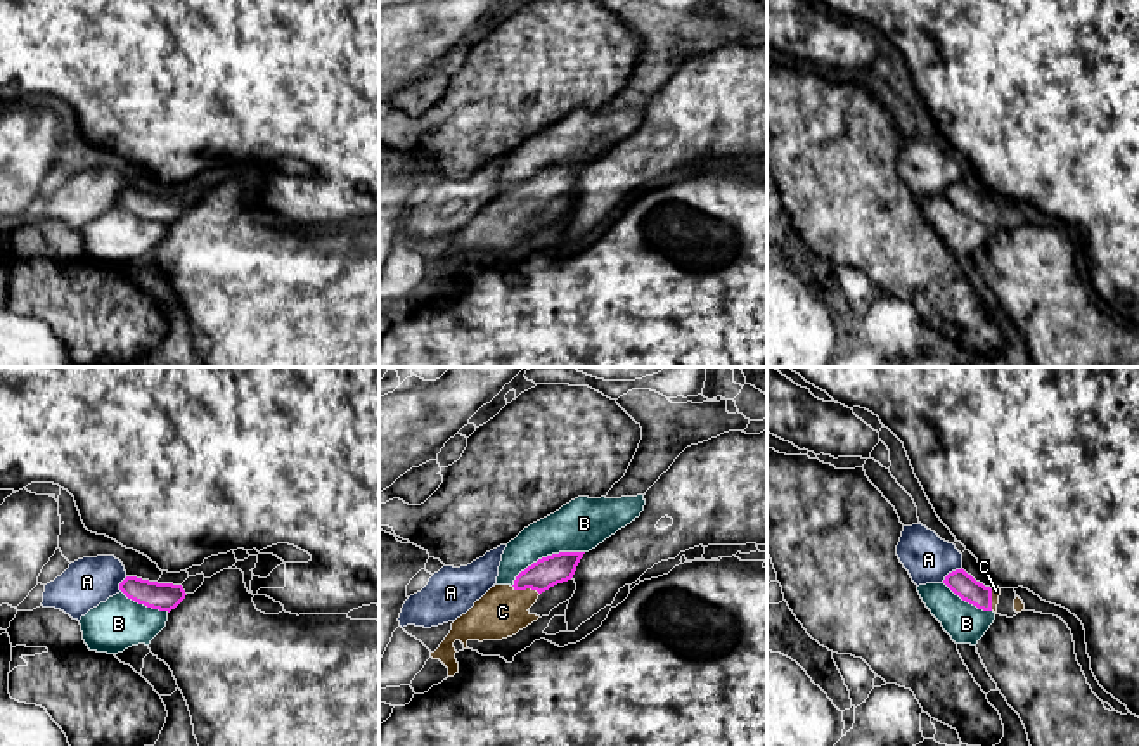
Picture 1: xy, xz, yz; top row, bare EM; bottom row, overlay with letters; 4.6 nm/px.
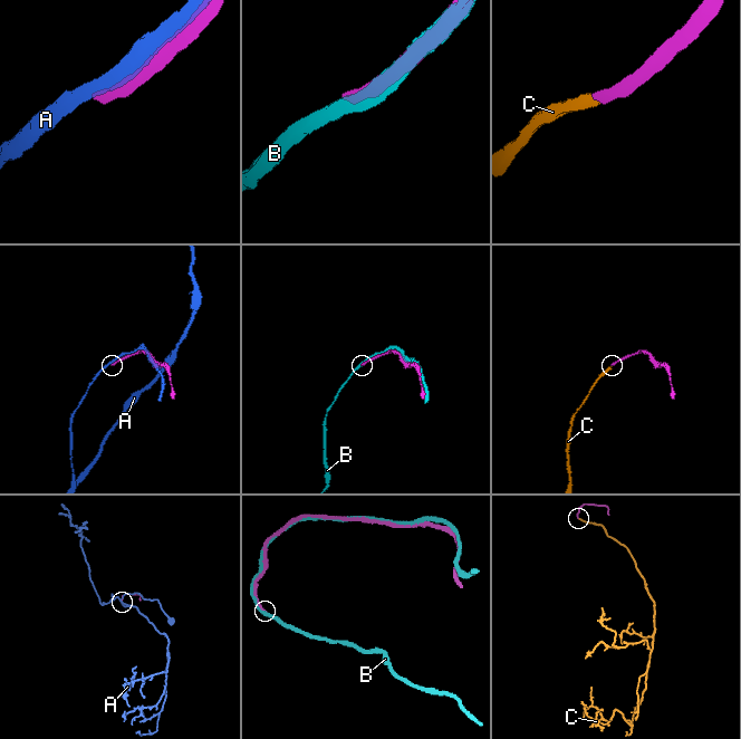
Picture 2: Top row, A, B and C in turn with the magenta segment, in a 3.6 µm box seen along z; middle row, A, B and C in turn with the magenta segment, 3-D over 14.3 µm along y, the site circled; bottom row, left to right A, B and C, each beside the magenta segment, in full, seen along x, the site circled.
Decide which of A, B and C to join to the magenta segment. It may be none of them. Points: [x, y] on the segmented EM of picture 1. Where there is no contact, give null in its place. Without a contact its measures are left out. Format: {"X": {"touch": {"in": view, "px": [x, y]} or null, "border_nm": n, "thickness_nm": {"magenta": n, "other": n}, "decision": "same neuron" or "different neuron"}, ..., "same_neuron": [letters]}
{"A": {"touch": {"in": "yz", "px": [952, 572]}, "border_nm": 120, "thickness_nm": {"magenta": 110, "other": 220}, "decision": "different neuron"}, "B": {"touch": {"in": "xz", "px": [547, 556]}, "border_nm": 380, "thickness_nm": {"magenta": 140, "other": 240}, "decision": "different neuron"}, "C": {"touch": {"in": "xz", "px": [527, 587]}, "border_nm": 130, "thickness_nm": {"magenta": 140, "other": 240}, "decision": "same neuron"}, "same_neuron": ["C"]}

